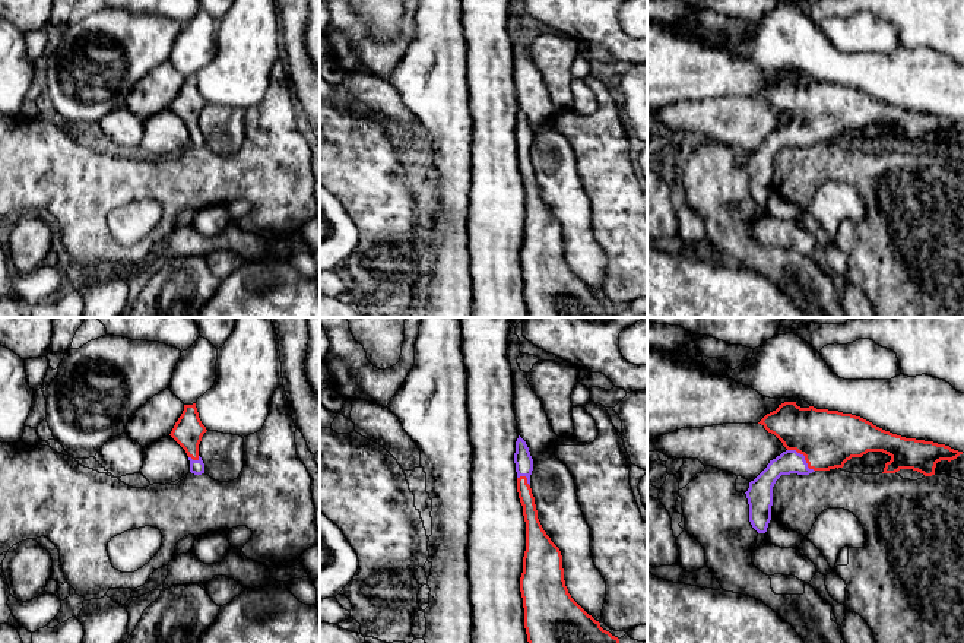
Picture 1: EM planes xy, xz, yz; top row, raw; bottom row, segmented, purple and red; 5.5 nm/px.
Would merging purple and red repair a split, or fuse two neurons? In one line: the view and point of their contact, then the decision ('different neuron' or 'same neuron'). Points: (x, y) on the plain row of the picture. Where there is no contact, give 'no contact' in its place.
yz (804, 129) | same neuron

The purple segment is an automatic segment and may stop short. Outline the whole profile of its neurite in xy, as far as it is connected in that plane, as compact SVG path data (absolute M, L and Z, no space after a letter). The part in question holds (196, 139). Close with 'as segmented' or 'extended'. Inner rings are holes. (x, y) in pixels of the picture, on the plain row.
M193 76L184 77L184 83L169 107L185 123L190 133L190 145L194 148L204 146L204 136L199 129L199 117L206 104L199 91L196 76Z; extended

